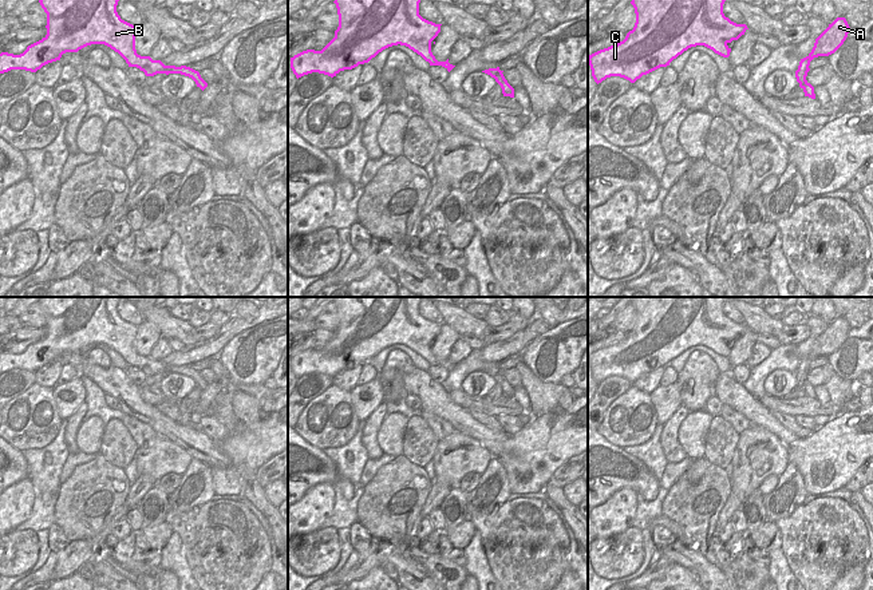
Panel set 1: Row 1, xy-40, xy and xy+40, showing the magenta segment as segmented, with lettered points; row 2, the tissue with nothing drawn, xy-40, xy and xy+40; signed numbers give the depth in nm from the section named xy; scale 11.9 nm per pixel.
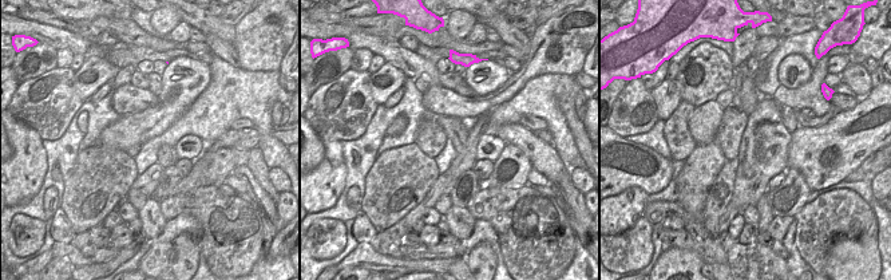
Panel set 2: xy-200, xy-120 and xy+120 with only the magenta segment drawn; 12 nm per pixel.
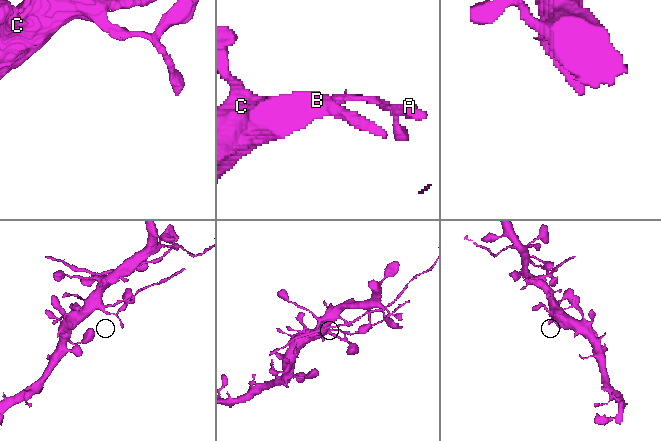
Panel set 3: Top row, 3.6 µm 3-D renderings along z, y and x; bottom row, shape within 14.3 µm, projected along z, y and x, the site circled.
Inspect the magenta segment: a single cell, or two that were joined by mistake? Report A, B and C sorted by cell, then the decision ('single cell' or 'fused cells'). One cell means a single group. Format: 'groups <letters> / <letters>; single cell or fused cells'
groups A / B C; fused cells

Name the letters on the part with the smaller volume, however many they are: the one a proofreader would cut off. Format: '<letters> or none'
A

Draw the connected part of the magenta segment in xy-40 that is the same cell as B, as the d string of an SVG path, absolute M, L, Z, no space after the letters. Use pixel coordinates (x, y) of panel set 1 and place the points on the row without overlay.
M42 297L47 313L47 334L27 347L20 355L0 353L0 373L11 369L36 372L43 365L60 360L66 352L78 352L91 344L104 344L129 364L145 372L181 373L191 377L202 391L208 383L200 372L186 367L165 365L161 360L141 356L135 349L137 325L121 318L116 305L121 297Z

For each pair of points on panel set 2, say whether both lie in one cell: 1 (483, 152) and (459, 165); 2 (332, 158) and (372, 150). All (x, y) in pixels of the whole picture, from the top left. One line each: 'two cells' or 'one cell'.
1: two cells
2: two cells

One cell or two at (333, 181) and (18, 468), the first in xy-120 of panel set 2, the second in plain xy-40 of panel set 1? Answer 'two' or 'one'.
two

